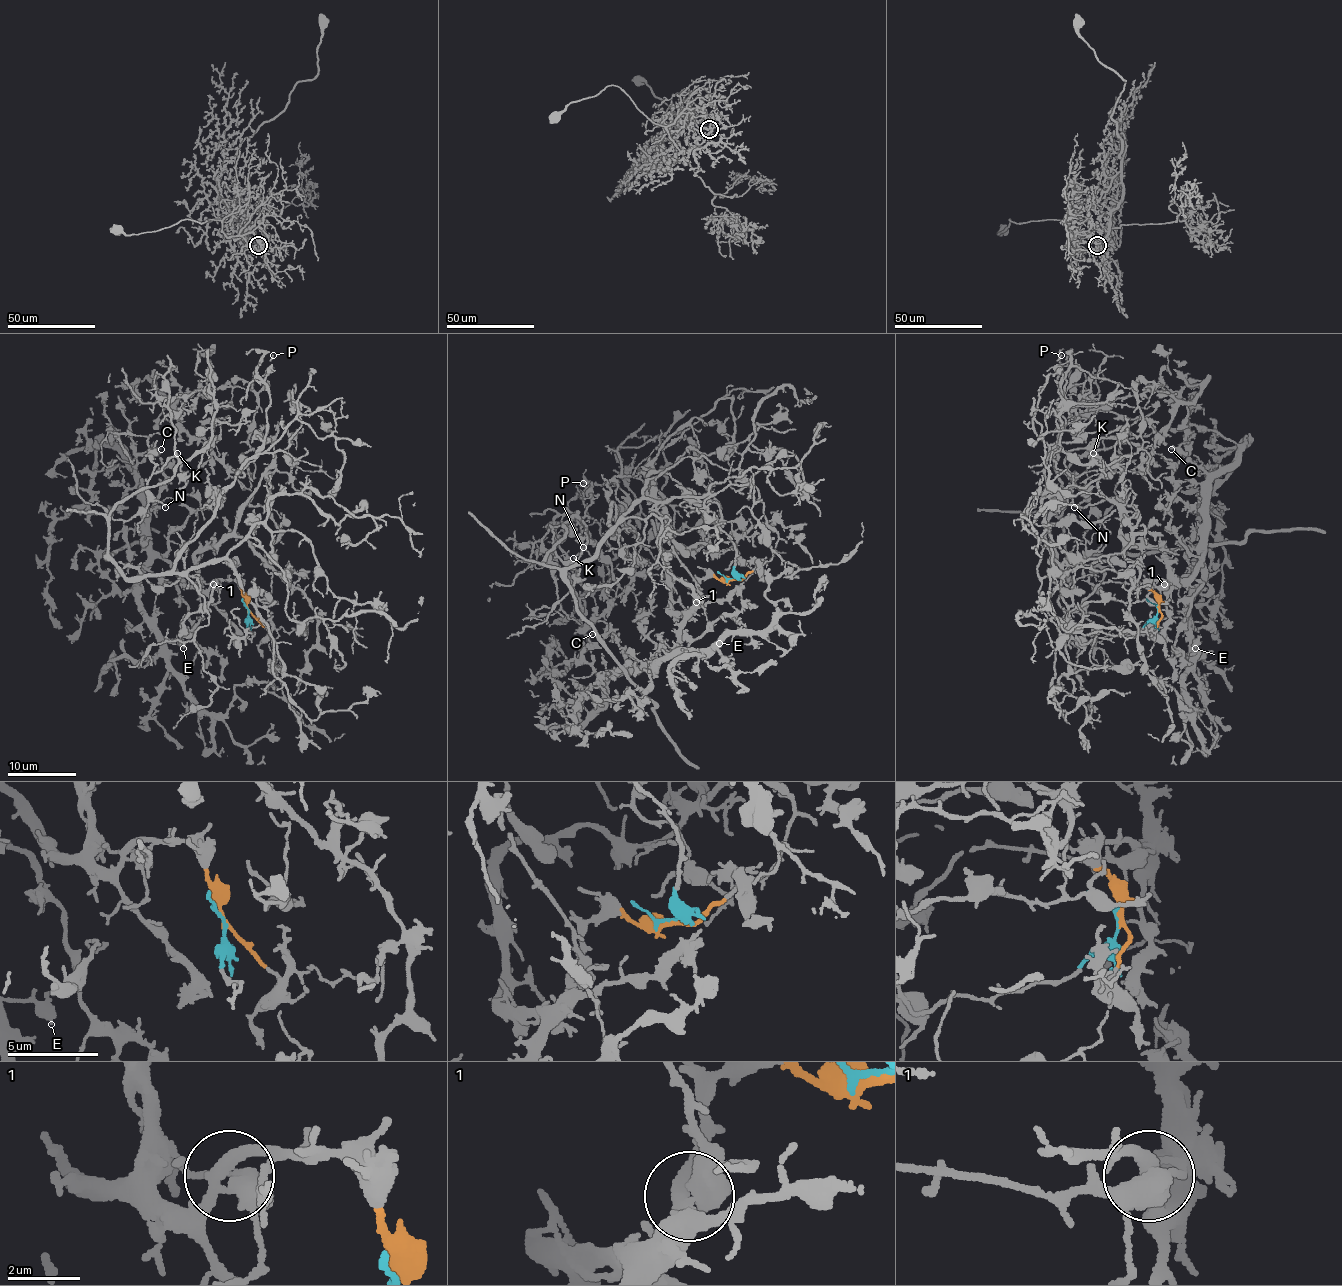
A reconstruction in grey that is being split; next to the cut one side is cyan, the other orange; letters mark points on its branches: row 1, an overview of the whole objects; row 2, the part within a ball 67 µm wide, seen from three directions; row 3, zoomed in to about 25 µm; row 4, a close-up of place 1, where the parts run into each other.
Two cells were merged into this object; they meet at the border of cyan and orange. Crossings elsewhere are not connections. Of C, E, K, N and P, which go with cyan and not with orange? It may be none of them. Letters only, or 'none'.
K, N, P

